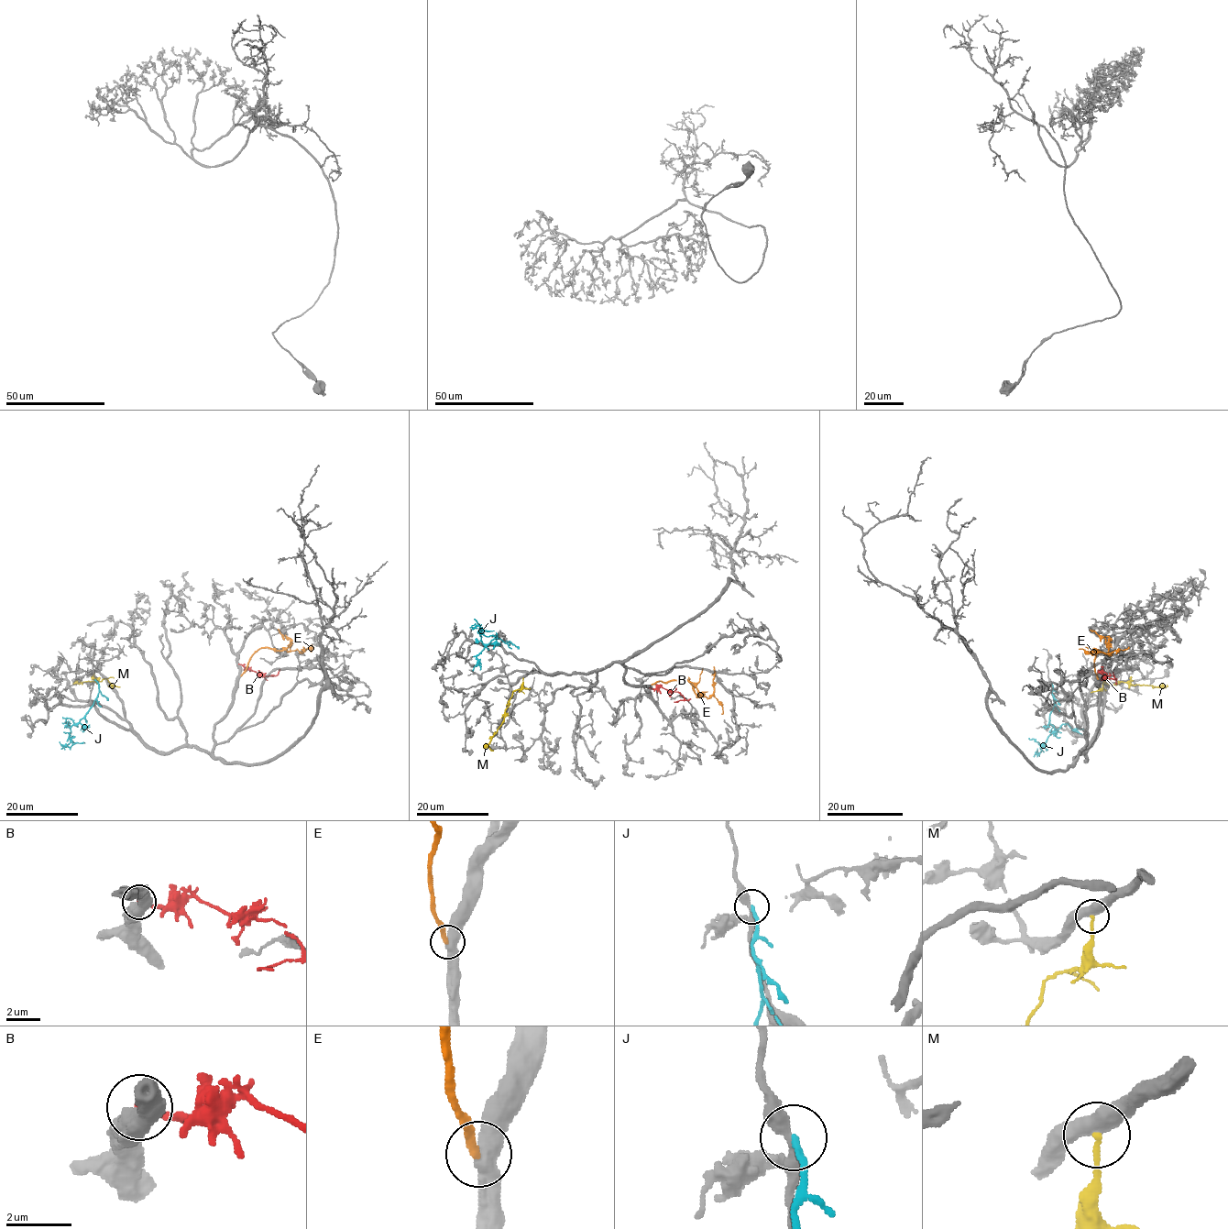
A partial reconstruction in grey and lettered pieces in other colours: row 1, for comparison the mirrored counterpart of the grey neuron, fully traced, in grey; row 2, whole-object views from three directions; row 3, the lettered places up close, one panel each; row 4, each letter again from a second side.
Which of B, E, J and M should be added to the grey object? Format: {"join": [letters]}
{"join": ["E"]}

